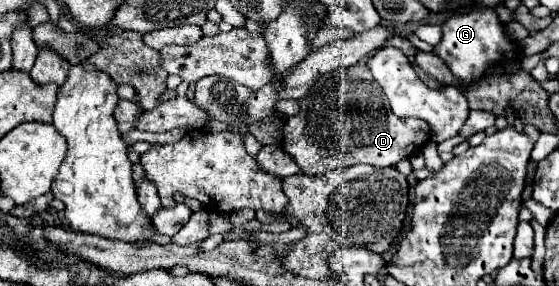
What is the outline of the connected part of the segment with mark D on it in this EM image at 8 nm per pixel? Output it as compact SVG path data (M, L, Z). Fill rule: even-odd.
M366 59L350 69L336 69L336 75L322 75L310 93L302 97L300 111L284 121L282 127L282 149L298 163L302 173L320 175L332 169L346 169L358 163L368 163L374 167L394 167L400 159L408 159L420 147L430 141L430 127L422 119L398 119L390 113L390 107L384 99L380 99L380 87L374 83Z

